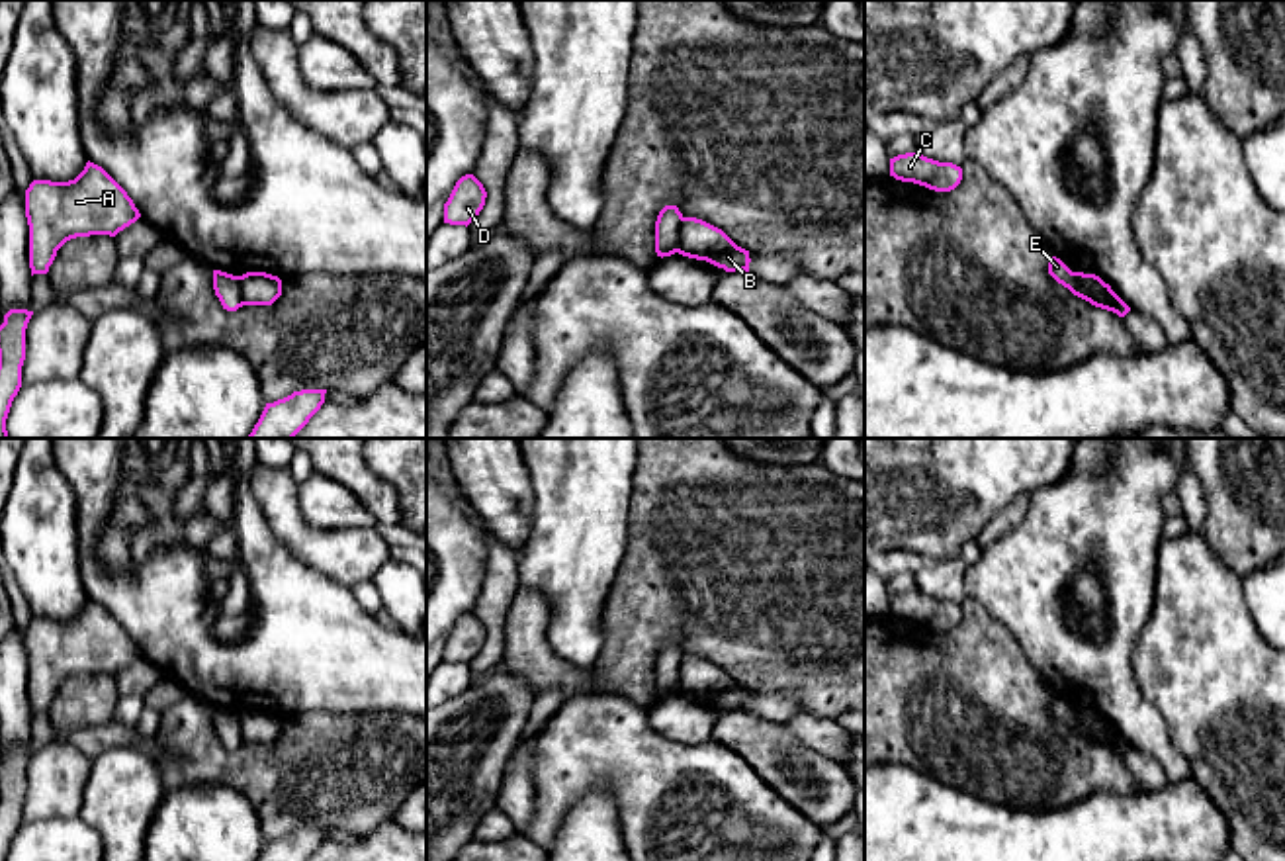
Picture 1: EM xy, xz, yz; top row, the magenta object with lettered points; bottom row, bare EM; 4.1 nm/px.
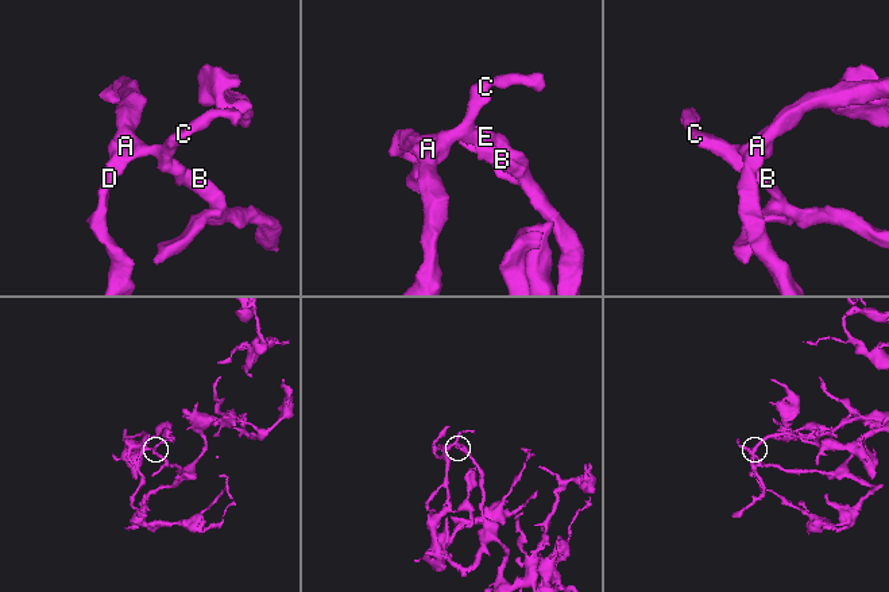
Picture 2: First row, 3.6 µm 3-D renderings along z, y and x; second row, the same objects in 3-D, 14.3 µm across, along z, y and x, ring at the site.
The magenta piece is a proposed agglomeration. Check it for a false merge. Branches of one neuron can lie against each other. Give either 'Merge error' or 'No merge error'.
Merge error

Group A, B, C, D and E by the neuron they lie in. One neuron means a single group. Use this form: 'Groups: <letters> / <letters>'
Groups: A C D E / B

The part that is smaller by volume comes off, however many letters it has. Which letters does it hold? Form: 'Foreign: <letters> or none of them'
Foreign: A, C, D, E

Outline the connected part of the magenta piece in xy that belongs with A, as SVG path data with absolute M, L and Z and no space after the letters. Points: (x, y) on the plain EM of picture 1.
M98 603L68 620L33 618L25 628L29 706L47 712L57 689L70 677L115 675L141 652L127 630Z

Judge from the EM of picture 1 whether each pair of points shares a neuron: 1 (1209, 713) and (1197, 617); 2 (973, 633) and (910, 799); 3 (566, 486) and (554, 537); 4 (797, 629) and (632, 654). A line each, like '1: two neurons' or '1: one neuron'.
1: one neuron
2: two neurons
3: one neuron
4: one neuron

